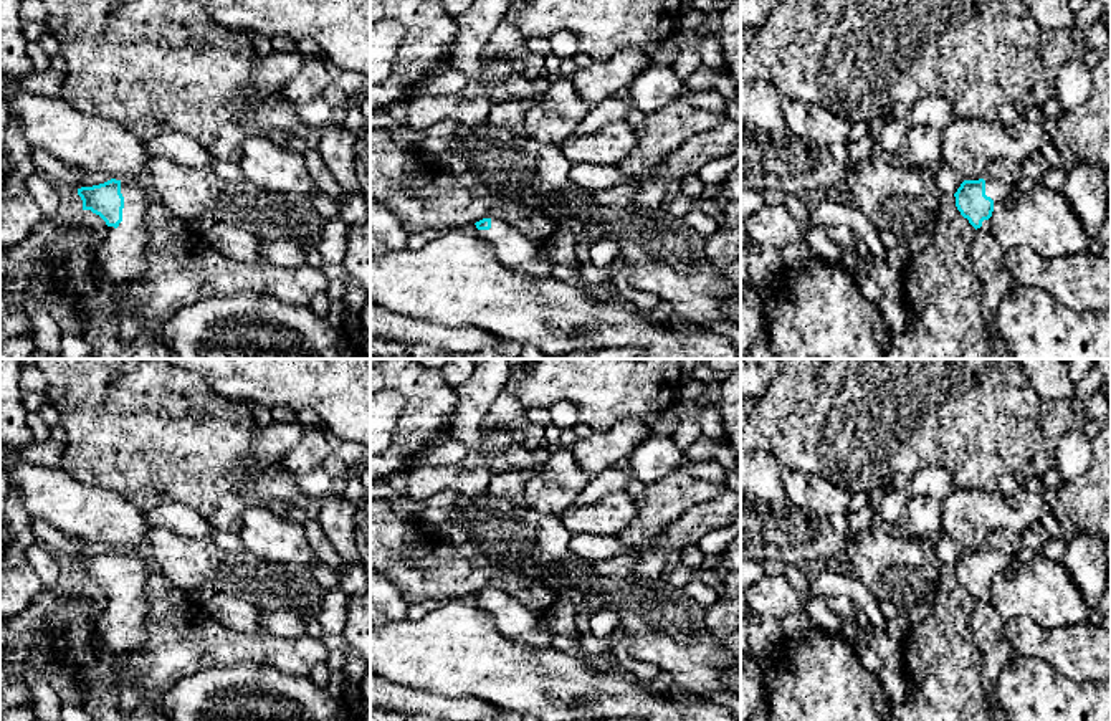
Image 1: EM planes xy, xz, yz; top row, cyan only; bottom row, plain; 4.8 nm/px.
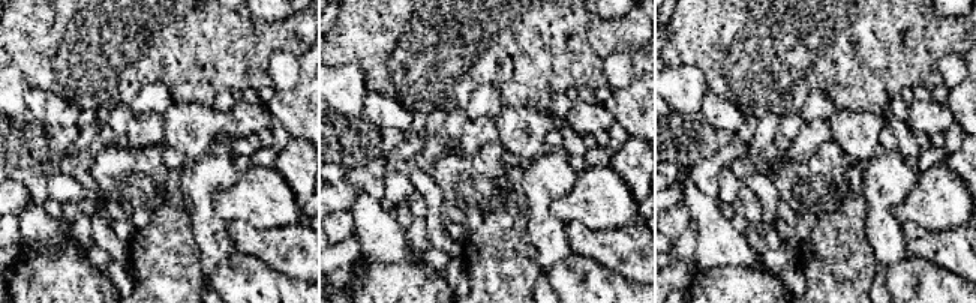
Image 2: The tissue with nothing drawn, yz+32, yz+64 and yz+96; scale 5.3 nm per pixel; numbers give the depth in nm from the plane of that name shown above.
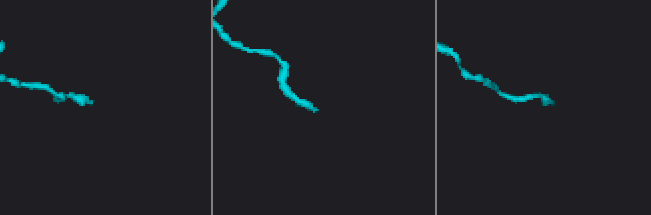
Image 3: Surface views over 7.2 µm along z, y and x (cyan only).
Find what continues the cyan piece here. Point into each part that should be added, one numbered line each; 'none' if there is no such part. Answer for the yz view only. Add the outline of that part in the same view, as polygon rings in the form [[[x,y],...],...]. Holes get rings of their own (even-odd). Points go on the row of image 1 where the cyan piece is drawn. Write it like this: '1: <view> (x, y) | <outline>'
1: yz (1002, 190) | [[[985,179],[985,195],[994,205],[1010,205],[1017,197],[1015,180],[1012,179]]]

